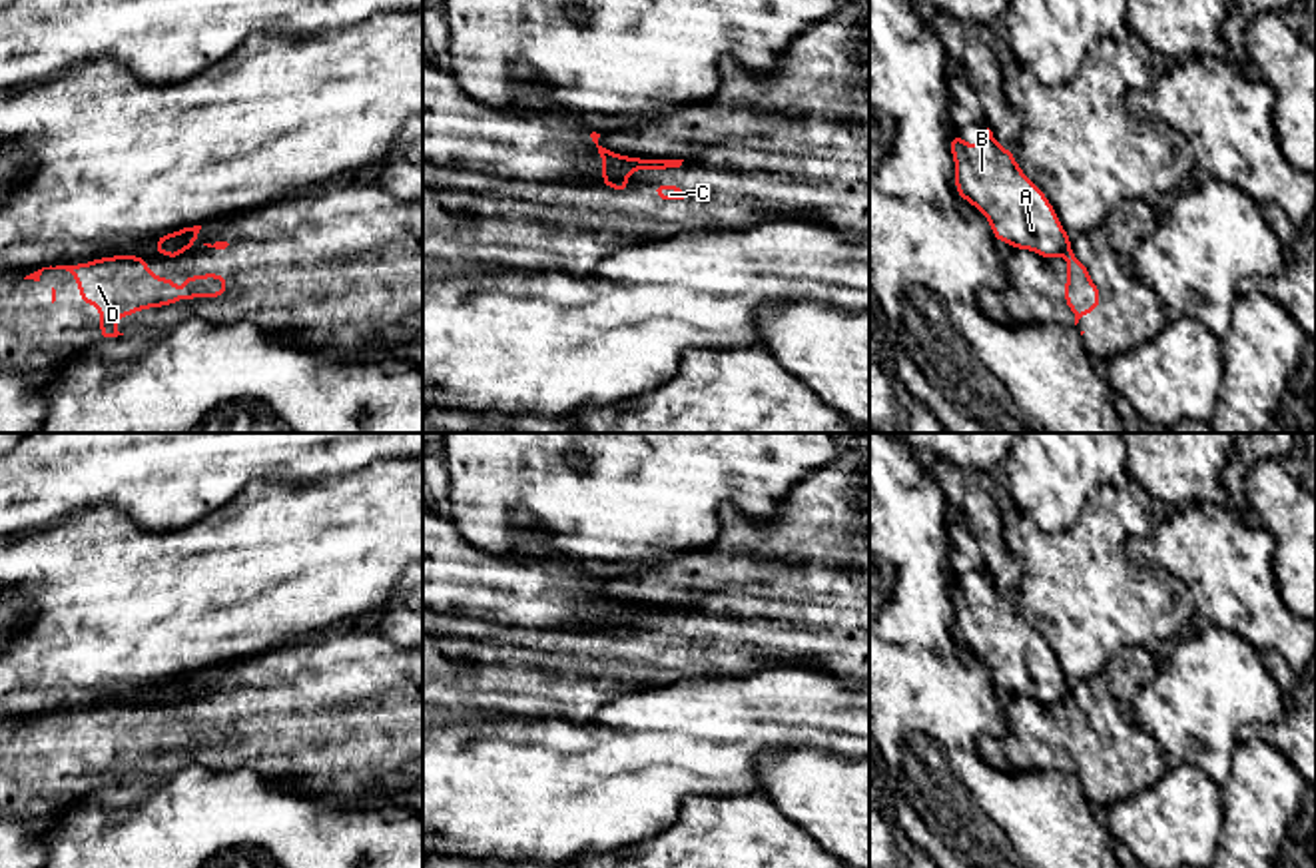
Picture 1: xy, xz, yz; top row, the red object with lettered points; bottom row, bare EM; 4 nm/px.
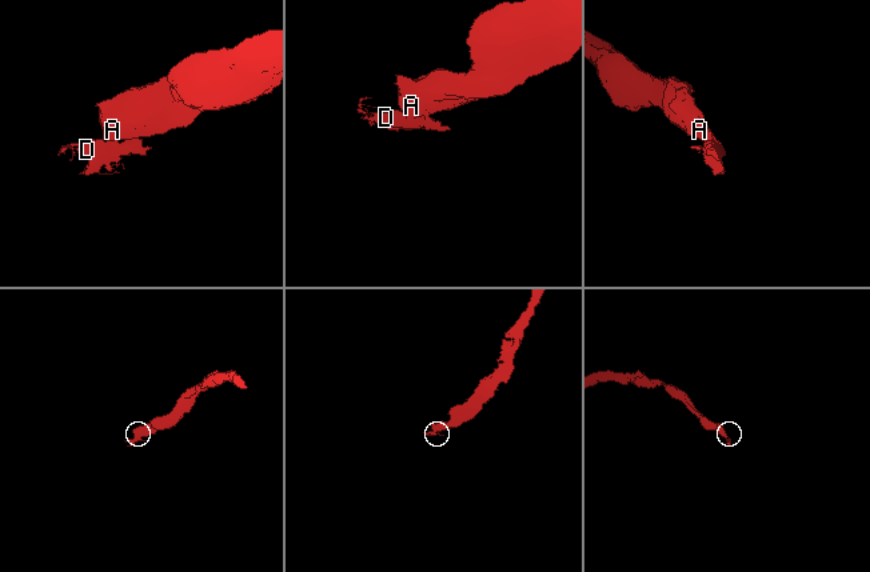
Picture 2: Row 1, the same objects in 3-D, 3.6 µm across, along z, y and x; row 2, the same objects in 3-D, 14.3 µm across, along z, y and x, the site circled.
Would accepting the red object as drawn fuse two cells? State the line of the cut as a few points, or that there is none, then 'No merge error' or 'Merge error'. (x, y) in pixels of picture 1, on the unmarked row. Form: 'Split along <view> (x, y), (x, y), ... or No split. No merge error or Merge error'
Split along yz (1069, 693), (1061, 701). Merge error

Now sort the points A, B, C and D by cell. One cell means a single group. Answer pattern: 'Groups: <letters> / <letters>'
Groups: A B / C D

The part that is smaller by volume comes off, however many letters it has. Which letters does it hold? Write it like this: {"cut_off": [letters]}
{"cut_off": ["C", "D"]}

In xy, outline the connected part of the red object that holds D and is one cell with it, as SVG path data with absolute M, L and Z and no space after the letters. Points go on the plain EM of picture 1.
M110 702L88 710L42 714L24 726L40 728L44 716L66 716L80 734L84 752L100 754L100 788L124 782L116 774L116 764L130 764L140 756L164 754L185 746L213 746L229 736L227 722L201 720L185 722L183 738L175 736L171 724L158 724L148 716L148 704Z

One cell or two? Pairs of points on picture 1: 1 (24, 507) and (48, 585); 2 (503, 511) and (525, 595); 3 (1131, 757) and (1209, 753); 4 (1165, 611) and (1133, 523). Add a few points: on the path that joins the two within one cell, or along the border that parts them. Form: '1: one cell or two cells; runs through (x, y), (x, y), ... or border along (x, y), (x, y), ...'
1: two cells; border along (76, 511), (20, 535)
2: two cells; border along (463, 539), (493, 553), (509, 553)
3: two cells; border along (1137, 717), (1137, 723), (1159, 745), (1169, 765)
4: one cell; runs through (1143, 589), (1119, 565), (1119, 545)

